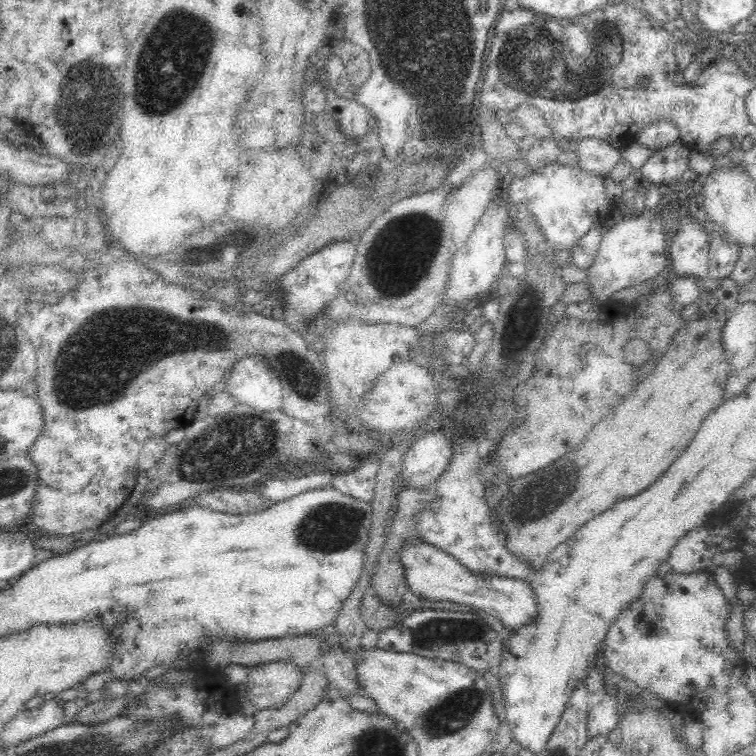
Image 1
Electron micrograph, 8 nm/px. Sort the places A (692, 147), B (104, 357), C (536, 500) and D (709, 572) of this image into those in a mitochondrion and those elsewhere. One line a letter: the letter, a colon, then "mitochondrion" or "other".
A: other
B: mitochondrion
C: mitochondrion
D: other

